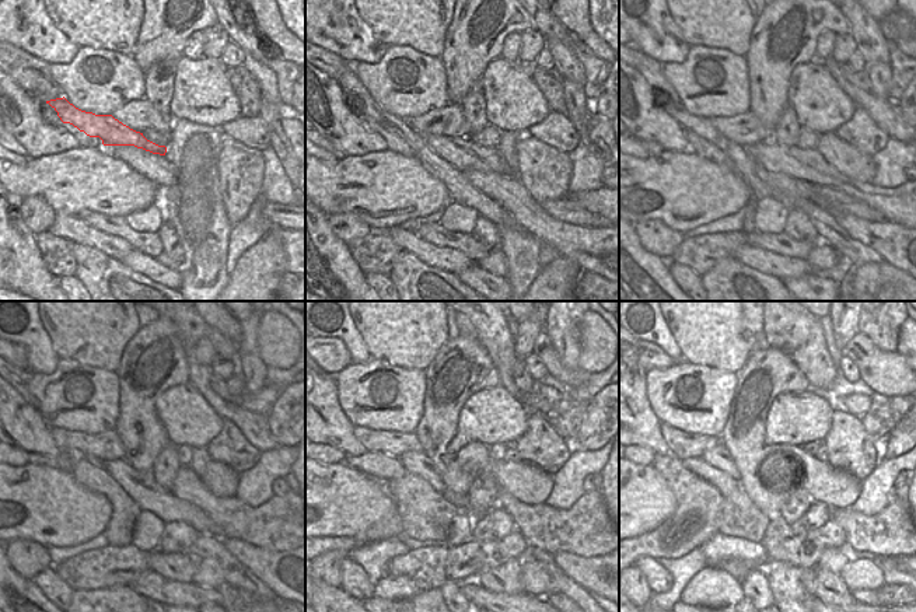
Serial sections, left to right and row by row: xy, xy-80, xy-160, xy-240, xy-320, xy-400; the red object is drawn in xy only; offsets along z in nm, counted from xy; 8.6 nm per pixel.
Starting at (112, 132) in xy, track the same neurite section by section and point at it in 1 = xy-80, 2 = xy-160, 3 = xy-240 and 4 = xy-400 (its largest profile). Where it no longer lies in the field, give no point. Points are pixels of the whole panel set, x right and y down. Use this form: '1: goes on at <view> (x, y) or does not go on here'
1: goes on at xy-80 (462, 153)
2: goes on at xy-160 (904, 205)
3: goes on at xy-240 (276, 525)
4: goes on at xy-400 (891, 532)

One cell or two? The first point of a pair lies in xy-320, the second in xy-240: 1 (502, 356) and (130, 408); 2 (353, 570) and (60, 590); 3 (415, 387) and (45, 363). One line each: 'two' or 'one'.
1: two
2: one
3: two

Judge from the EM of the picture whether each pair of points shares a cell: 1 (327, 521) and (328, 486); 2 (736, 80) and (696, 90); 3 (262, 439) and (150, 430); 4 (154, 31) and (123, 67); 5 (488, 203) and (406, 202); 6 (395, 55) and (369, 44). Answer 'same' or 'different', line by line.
1: same
2: same
3: different
4: different
5: different
6: different

